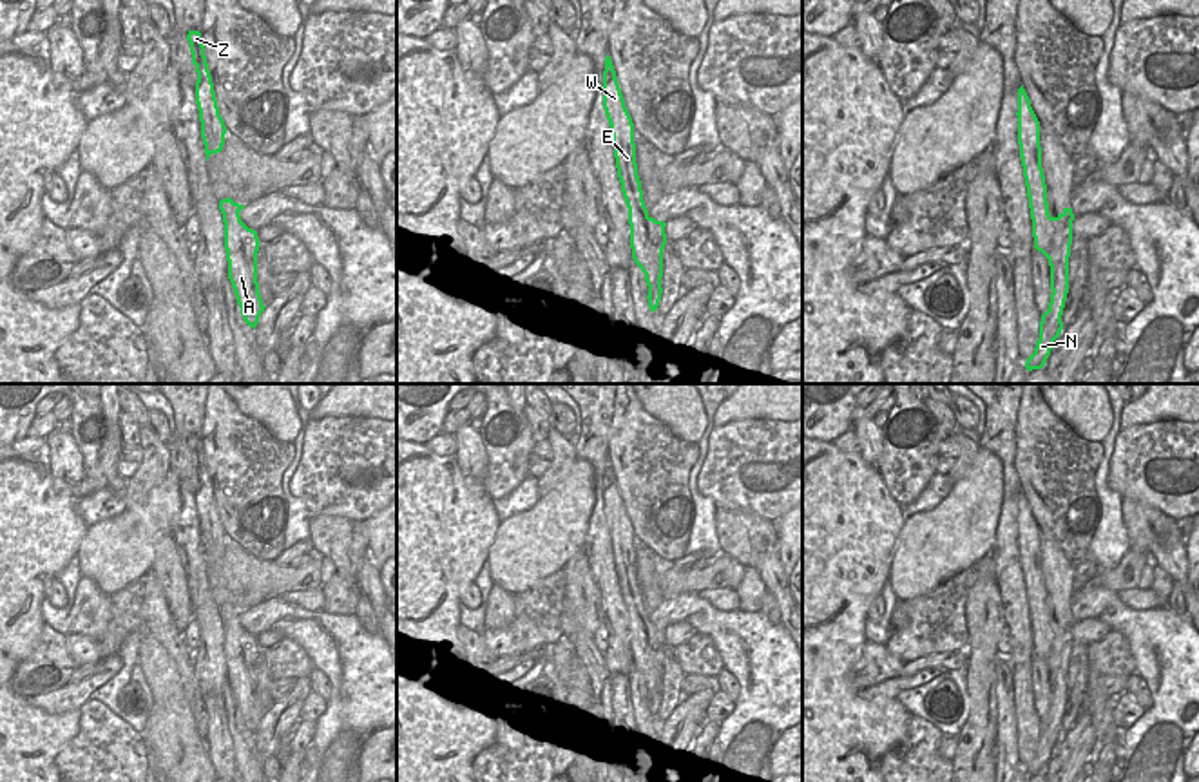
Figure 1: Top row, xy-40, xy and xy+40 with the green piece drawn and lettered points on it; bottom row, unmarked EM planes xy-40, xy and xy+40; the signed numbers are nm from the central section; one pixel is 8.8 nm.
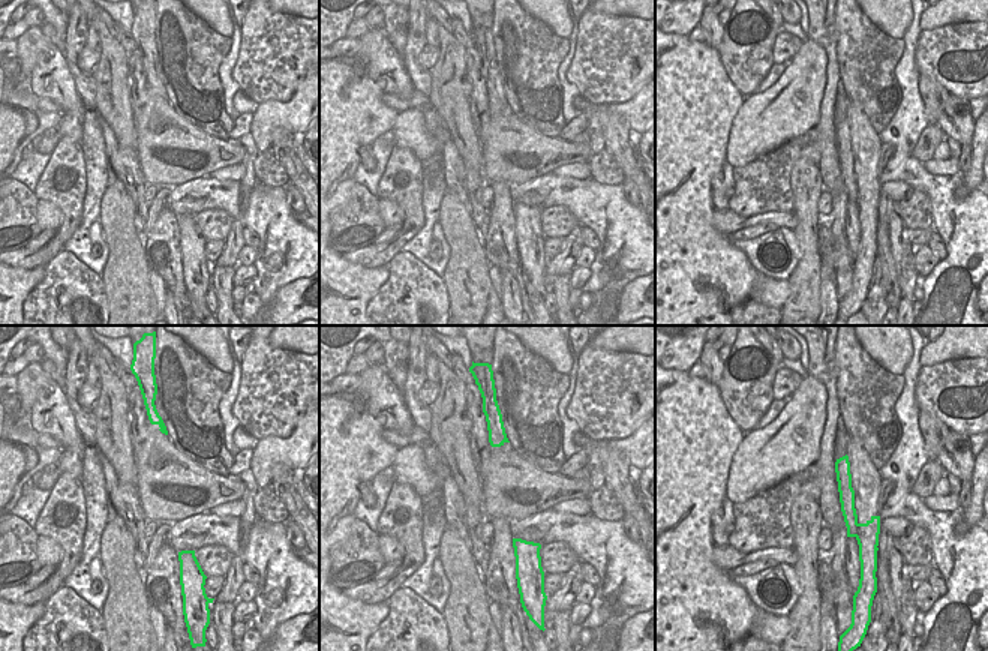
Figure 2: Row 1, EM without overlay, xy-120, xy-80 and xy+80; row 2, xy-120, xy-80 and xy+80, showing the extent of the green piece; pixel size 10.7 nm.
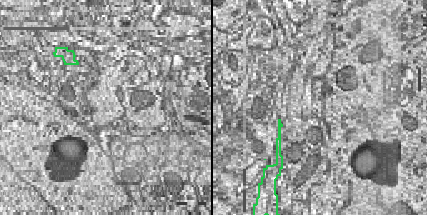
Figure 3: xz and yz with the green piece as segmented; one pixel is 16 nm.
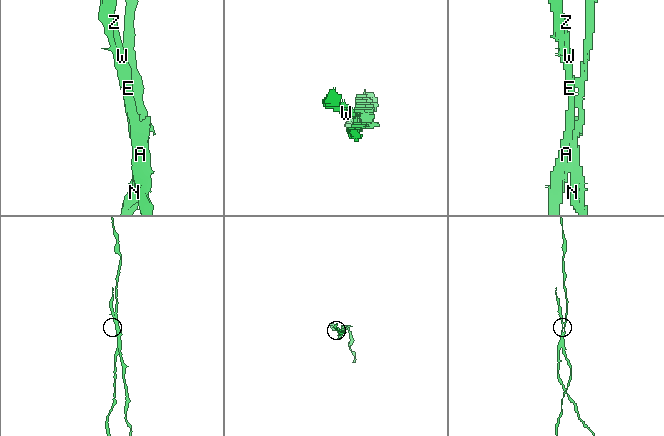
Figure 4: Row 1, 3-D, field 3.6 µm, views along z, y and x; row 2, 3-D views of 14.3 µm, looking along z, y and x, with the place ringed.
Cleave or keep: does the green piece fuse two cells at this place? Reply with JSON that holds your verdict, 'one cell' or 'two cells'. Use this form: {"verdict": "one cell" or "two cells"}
{"verdict": "two cells"}

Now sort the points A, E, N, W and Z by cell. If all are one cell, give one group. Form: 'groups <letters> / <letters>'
groups A E W Z / N

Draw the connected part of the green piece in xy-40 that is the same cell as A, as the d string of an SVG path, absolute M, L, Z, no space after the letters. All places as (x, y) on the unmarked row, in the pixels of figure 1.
M226 603L219 606L225 628L225 655L228 666L228 684L232 688L237 710L245 728L255 735L264 710L257 688L257 637L248 634L239 617L245 612Z

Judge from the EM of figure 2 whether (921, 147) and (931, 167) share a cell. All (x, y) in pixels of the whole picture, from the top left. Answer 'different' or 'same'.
different

